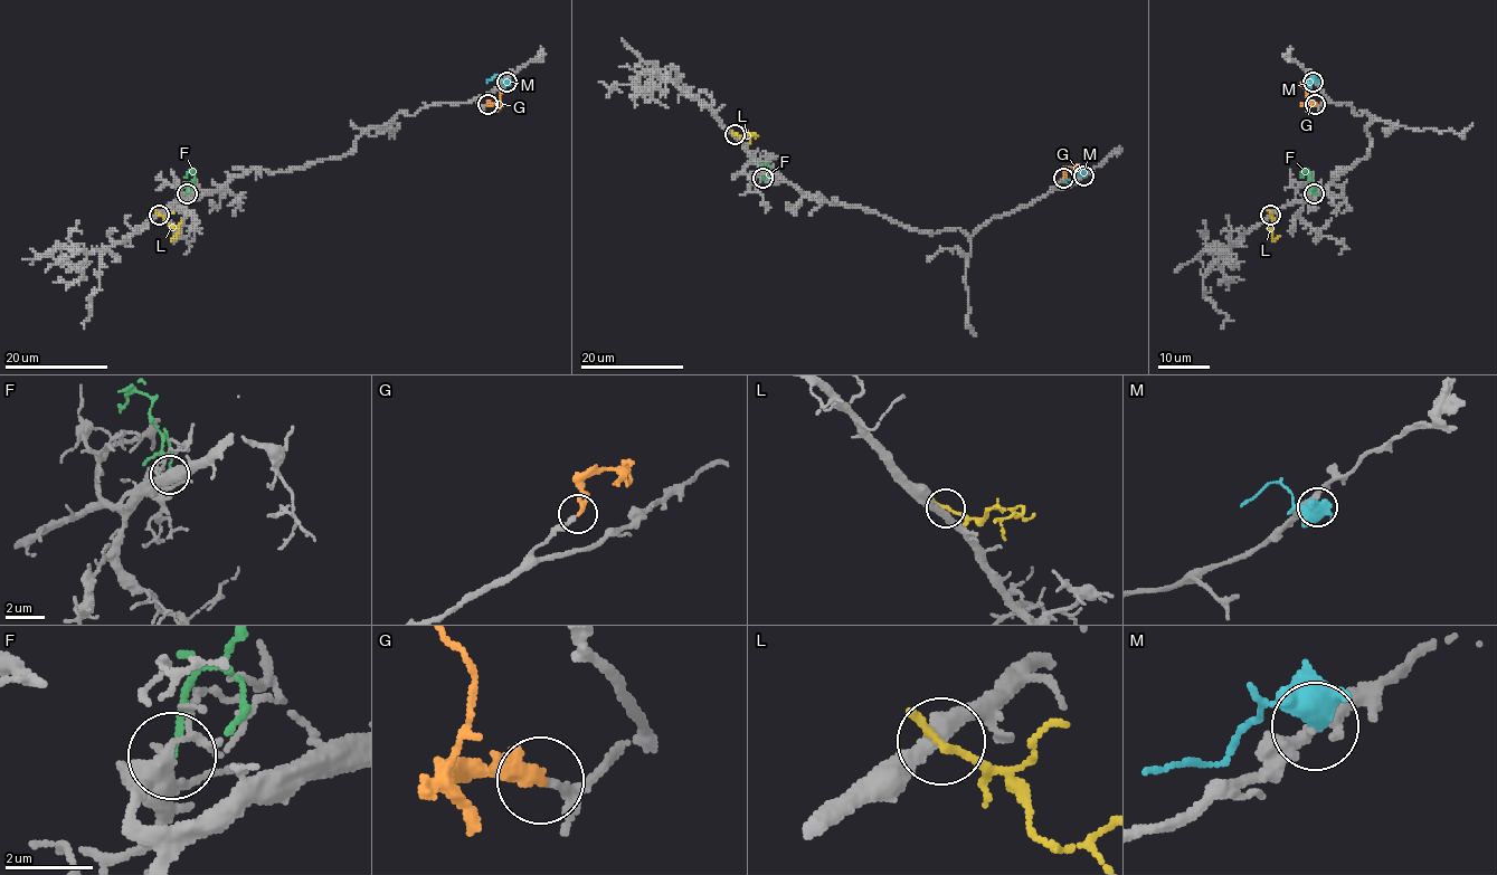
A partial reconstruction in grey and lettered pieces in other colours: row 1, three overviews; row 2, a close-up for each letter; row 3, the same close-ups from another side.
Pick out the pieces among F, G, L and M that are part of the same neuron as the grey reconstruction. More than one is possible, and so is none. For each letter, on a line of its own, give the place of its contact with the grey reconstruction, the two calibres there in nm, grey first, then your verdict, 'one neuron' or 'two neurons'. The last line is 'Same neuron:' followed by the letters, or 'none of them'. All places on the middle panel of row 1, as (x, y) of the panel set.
F: meets grey at (763, 178); 320 nm thick on the grey side, 150 nm on the other; two neurons
G: meets grey at (1063, 178); 150 nm thick on the grey side, 360 nm on the other; one neuron
L: meets grey at (735, 134); 380 nm thick on the grey side, 220 nm on the other; two neurons
M: meets grey at (1083, 176); 200 nm thick on the grey side, 380 nm on the other; two neurons
Same neuron: G

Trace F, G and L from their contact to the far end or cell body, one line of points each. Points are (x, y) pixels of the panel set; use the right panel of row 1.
F: (1314, 193), (1310, 176), (1304, 172), (1301, 178)
G: (1315, 105), (1304, 102), (1306, 89), (1301, 83)
L: (1270, 215), (1272, 238), (1279, 236)

